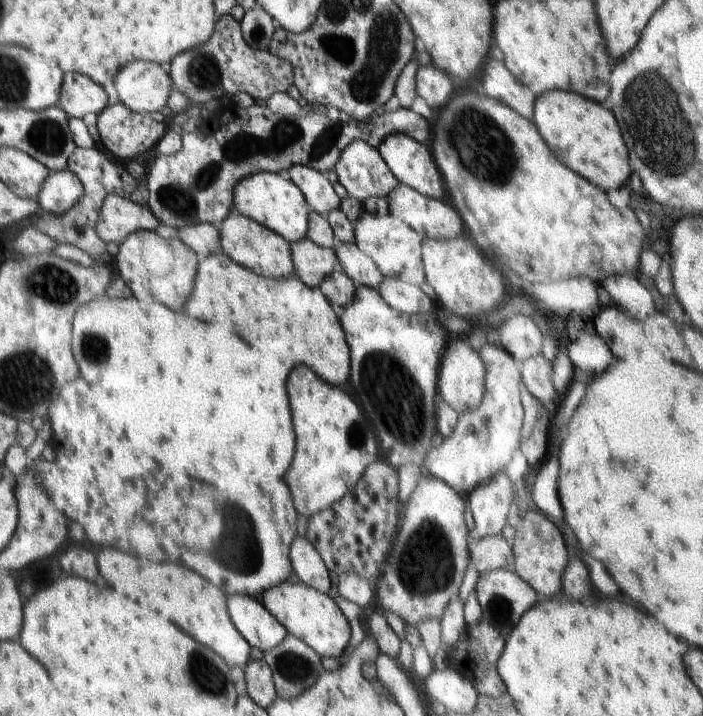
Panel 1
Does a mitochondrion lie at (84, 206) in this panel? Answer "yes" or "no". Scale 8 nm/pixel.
no

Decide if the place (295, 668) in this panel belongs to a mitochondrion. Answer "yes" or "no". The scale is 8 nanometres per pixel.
yes

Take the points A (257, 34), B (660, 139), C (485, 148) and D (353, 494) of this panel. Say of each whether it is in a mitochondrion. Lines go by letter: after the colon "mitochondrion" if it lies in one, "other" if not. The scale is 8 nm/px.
A: mitochondrion
B: mitochondrion
C: mitochondrion
D: other

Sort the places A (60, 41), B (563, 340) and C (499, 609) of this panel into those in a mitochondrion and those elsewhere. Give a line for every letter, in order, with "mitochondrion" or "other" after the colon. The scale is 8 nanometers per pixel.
A: other
B: other
C: mitochondrion

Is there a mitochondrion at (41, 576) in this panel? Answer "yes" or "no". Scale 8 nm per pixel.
no

